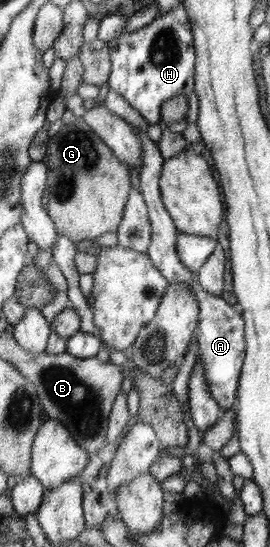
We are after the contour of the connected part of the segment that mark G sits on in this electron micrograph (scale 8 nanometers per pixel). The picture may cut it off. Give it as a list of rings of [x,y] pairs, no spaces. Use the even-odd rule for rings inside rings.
[[[77,119],[63,124],[60,131],[49,140],[47,155],[43,161],[49,168],[47,210],[59,234],[66,235],[75,243],[86,239],[93,242],[97,237],[101,237],[109,231],[118,230],[131,189],[129,169],[127,169],[126,162],[119,161],[110,146],[85,121]]]

